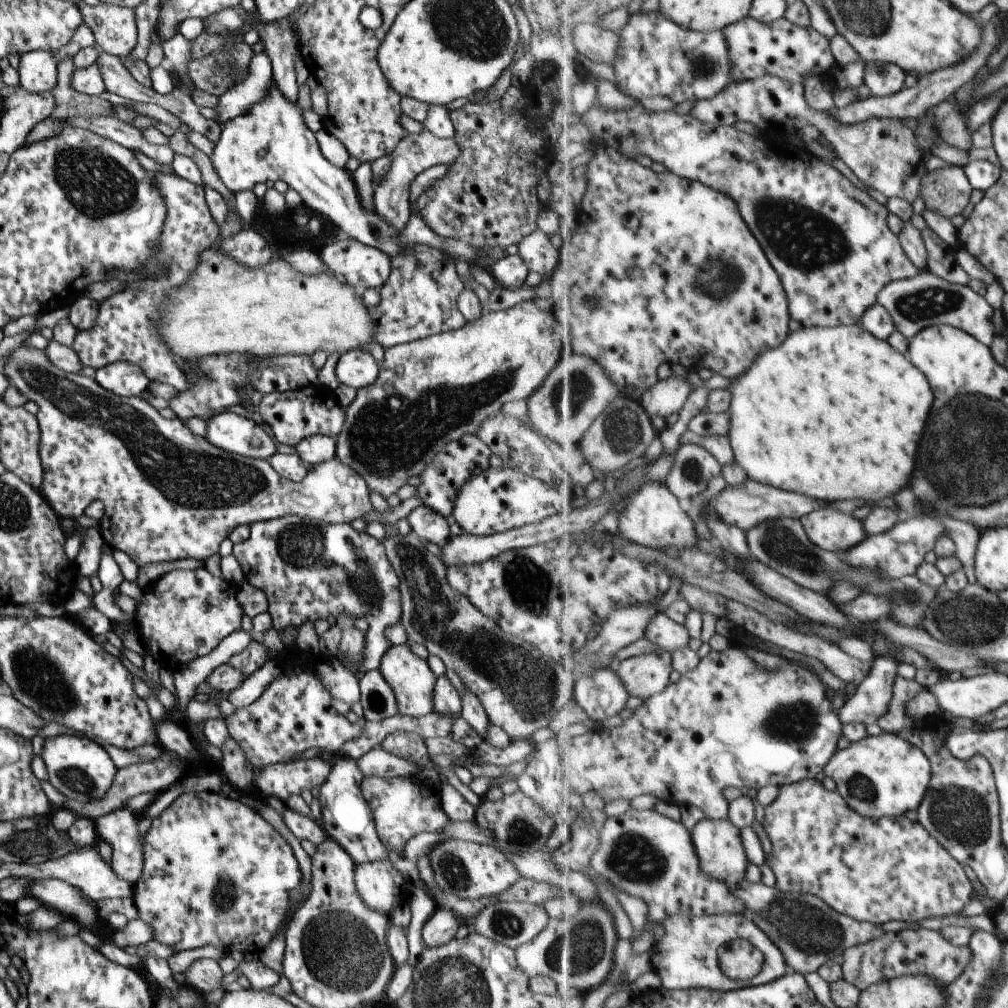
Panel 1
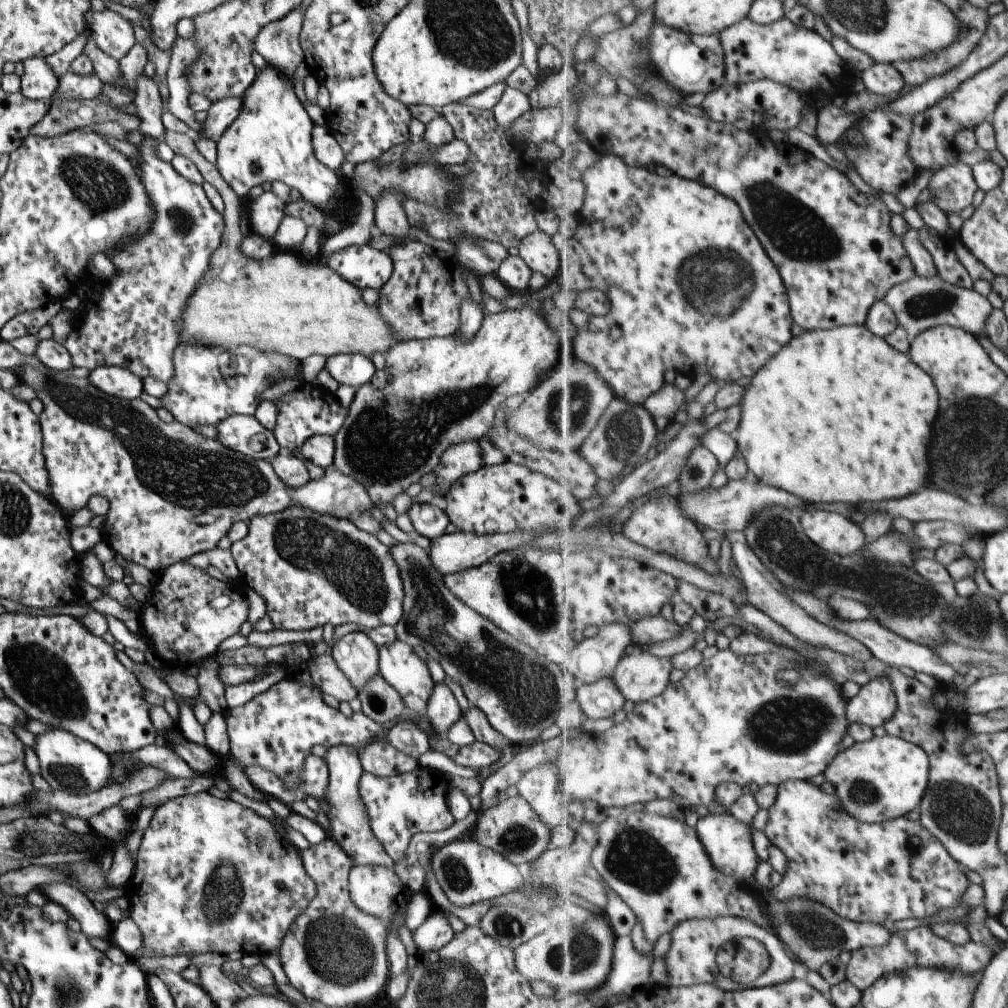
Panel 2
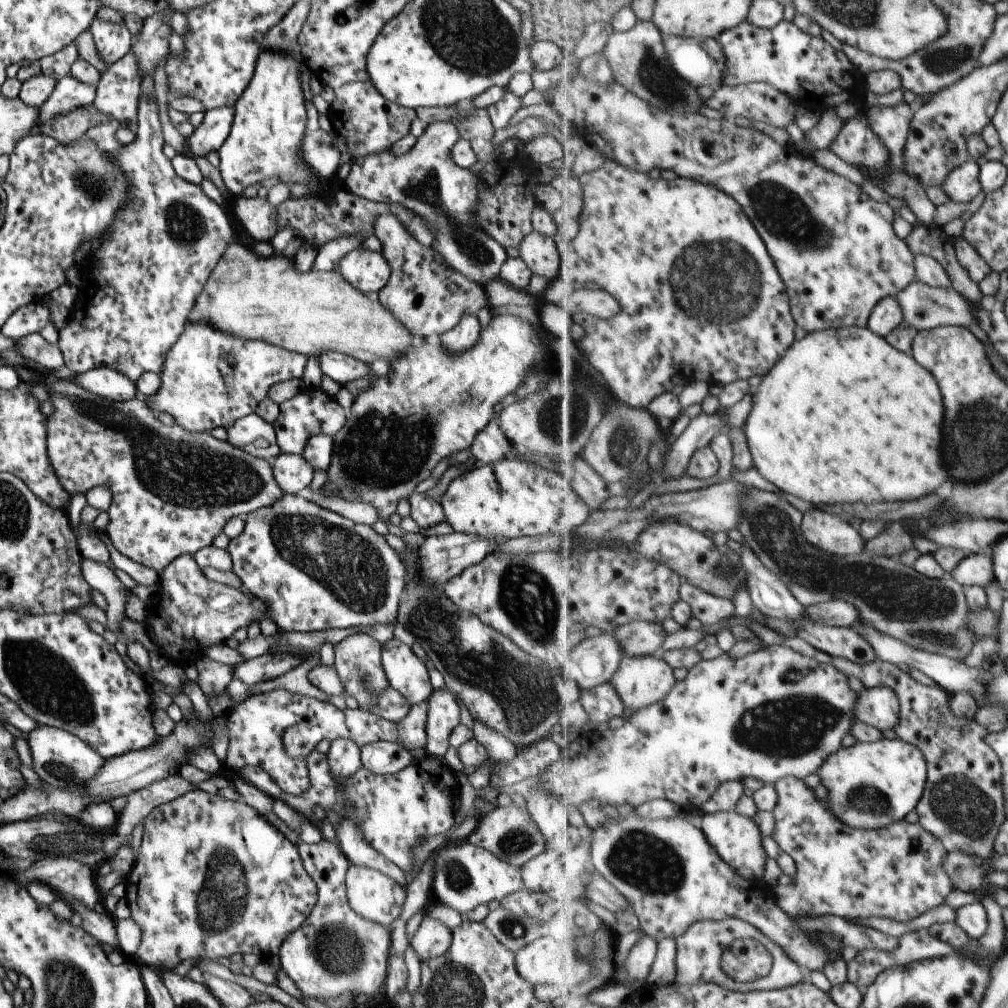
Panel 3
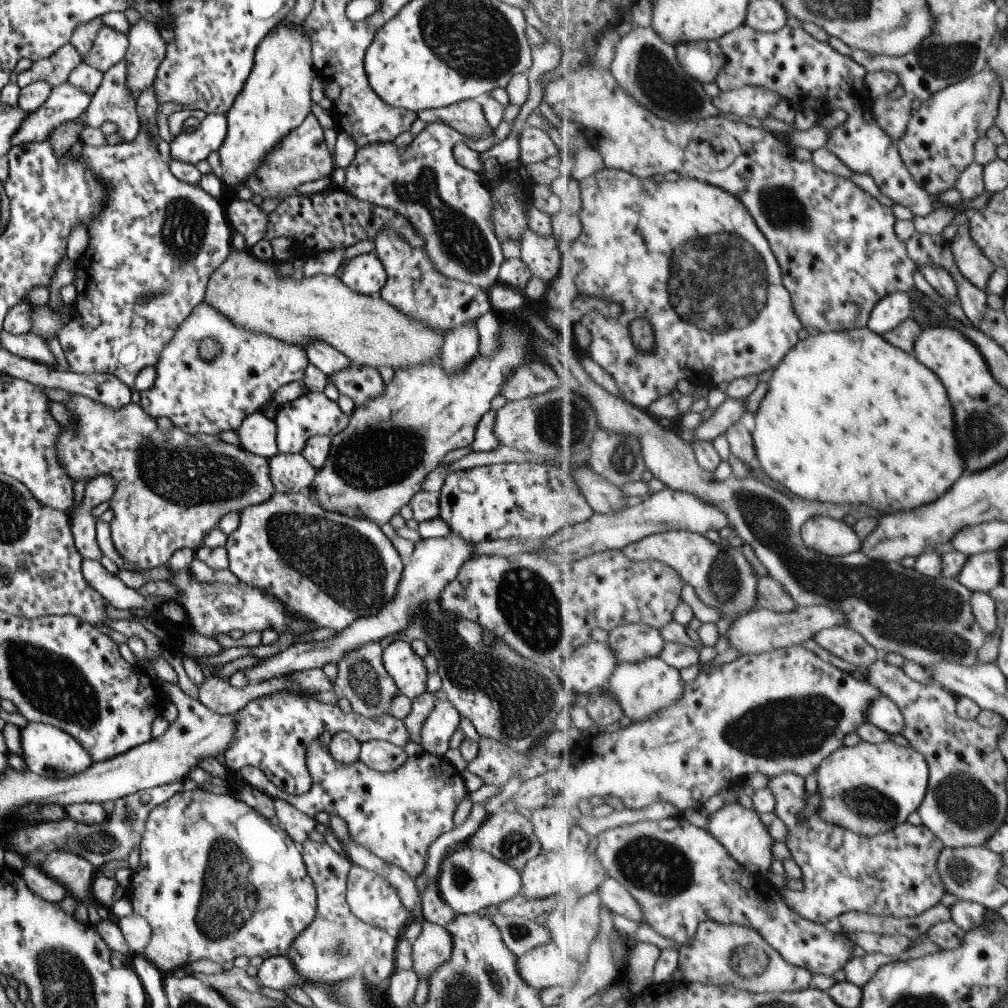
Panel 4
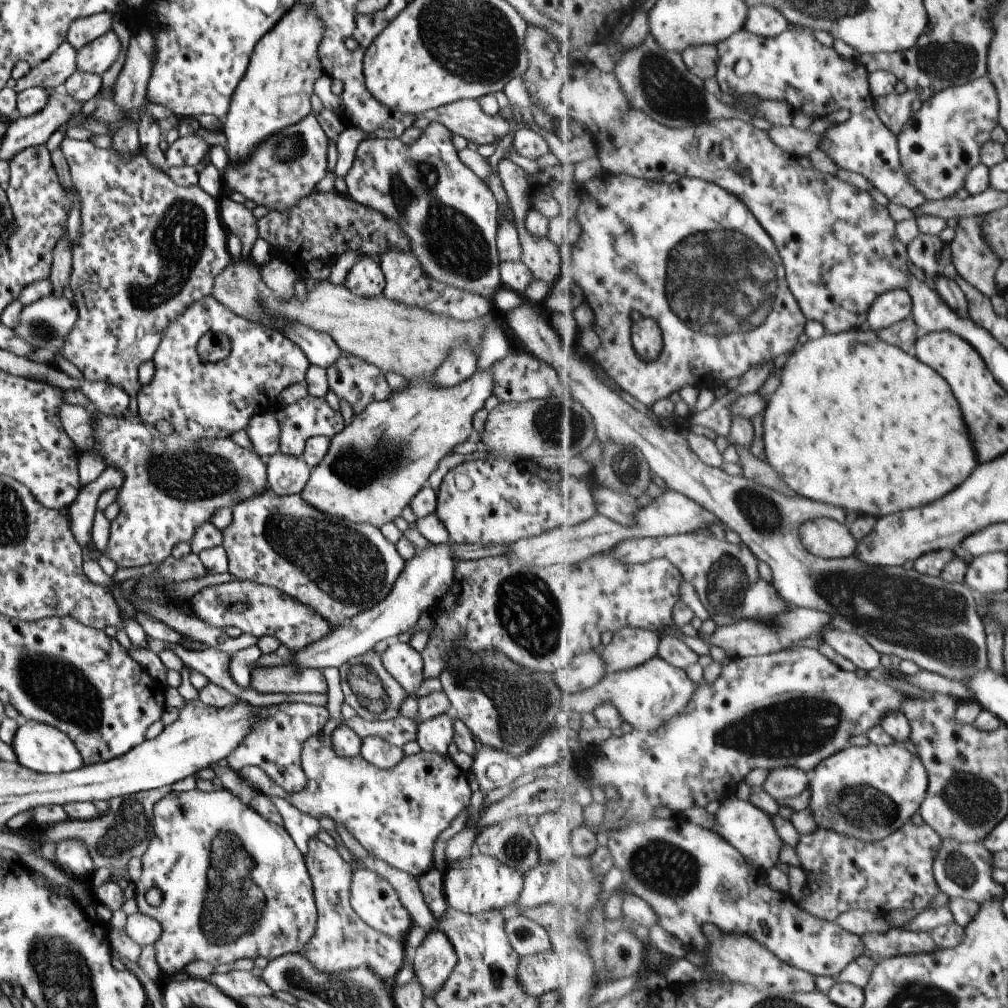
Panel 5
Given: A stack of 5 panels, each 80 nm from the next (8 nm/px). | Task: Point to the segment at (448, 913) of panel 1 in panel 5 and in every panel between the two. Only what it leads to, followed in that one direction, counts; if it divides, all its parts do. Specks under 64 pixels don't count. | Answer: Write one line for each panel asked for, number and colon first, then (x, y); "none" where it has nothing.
2: (434, 932)
3: (431, 939)
4: (432, 948)
5: (433, 961)

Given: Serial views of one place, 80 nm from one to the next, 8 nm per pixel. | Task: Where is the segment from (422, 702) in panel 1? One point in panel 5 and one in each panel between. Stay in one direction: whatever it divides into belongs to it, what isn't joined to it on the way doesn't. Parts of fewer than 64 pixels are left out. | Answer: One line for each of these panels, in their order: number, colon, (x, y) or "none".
2: (398, 665)
3: (405, 673)
4: (407, 670)
5: (400, 661)

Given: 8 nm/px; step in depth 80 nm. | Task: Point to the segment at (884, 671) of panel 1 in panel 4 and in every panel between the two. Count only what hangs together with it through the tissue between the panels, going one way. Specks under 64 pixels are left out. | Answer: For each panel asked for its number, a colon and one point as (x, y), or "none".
2: (876, 702)
3: (880, 707)
4: (884, 713)

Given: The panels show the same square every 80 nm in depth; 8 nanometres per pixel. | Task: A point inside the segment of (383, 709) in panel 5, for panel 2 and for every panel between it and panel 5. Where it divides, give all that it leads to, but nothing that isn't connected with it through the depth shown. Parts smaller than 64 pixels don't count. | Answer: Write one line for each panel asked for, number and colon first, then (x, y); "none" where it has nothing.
2: (356, 656)
3: (357, 663)
4: (361, 678)

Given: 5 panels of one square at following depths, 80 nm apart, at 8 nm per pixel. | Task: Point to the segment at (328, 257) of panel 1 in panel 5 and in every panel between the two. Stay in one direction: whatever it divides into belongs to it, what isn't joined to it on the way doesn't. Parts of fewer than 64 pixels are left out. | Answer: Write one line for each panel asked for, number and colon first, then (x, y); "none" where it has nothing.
2: (363, 266)
3: (366, 271)
4: (363, 274)
5: (364, 279)

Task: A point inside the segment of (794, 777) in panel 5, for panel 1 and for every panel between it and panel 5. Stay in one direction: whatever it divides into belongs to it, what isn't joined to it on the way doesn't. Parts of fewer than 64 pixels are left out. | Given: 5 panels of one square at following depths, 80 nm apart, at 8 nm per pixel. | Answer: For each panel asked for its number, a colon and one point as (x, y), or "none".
1: (878, 870)
2: (895, 870)
3: (897, 872)
4: (895, 874)

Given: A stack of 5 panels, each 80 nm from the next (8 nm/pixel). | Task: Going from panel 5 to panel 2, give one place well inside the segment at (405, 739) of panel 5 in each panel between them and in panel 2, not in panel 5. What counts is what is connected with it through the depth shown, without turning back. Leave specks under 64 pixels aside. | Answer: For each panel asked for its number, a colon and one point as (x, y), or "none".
2: (274, 730)
3: (275, 731)
4: (271, 734)

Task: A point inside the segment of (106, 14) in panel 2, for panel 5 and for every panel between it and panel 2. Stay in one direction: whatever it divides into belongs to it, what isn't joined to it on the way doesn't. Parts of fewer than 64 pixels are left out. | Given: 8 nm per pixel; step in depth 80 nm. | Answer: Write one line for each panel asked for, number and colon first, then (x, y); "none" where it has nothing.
3: (111, 41)
4: (108, 47)
5: (96, 57)

